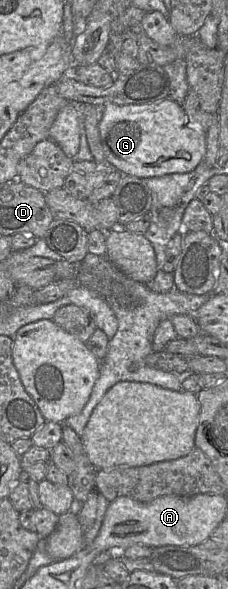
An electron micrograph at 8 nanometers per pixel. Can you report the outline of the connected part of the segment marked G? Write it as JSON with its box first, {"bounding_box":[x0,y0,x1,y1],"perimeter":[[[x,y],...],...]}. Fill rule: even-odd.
{"bounding_box":[98,98,206,178],"perimeter":[[[169,98],[150,104],[105,104],[98,127],[106,159],[125,175],[148,178],[187,173],[206,154],[206,132],[192,125],[183,106]]]}

